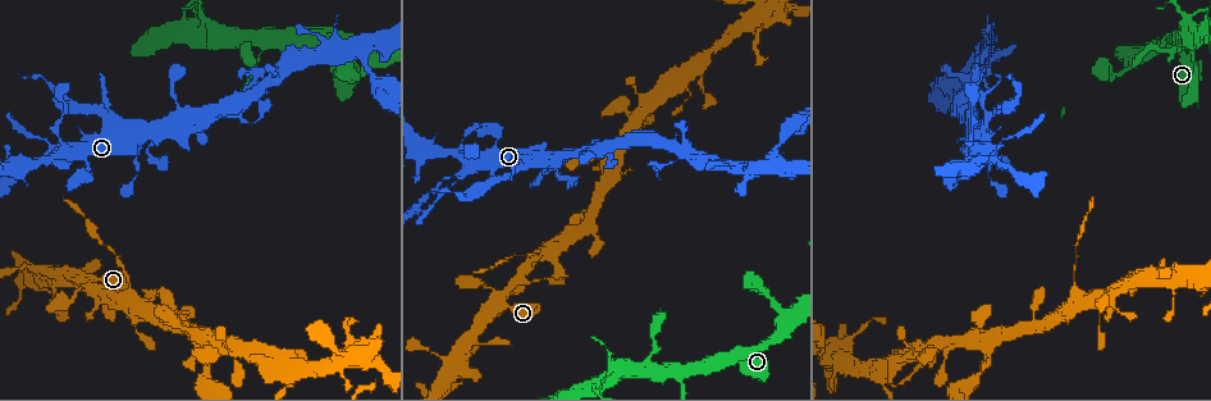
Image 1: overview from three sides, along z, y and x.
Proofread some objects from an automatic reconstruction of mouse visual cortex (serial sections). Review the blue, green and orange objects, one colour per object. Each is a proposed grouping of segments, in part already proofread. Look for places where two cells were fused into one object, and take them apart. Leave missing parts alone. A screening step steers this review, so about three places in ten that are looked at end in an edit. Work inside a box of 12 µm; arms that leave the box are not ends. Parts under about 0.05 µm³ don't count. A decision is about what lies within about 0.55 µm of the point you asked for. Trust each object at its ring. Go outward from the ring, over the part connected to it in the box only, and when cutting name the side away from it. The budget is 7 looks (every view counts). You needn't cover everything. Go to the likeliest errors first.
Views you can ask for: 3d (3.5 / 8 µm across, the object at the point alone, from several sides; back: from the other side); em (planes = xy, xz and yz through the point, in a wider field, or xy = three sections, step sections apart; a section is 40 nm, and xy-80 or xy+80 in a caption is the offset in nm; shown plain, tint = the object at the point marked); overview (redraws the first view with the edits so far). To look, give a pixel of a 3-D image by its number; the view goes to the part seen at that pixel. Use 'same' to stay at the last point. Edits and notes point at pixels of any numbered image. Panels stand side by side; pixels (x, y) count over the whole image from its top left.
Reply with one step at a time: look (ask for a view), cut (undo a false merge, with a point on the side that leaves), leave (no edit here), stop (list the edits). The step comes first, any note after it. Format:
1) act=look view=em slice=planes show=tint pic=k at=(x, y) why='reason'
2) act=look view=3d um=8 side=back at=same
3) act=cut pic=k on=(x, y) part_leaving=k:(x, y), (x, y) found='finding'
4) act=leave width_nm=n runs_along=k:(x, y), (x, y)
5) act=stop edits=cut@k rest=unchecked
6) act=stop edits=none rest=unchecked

act=look view=3d um=3.5 pic=1 at=(63, 152)

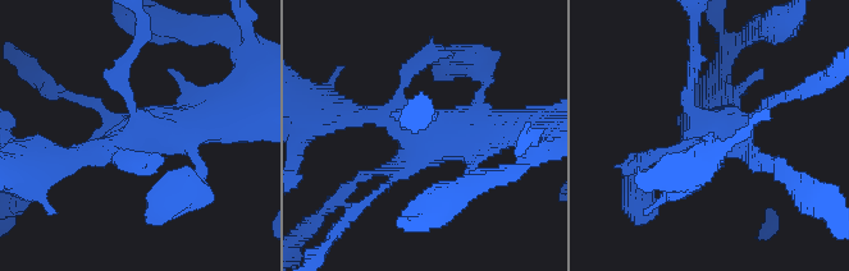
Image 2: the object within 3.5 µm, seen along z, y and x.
act=look view=em slice=xy step=1 show=tint pic=2 at=(423, 141) why='shape alone is not enough'

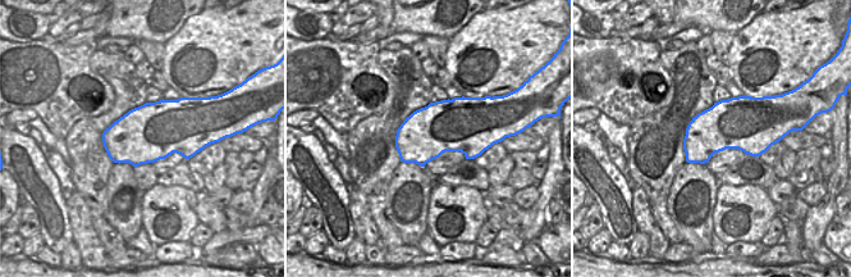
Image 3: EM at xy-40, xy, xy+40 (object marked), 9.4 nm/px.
act=look view=em slice=xy step=3 show=tint at=same why='cut it another way'

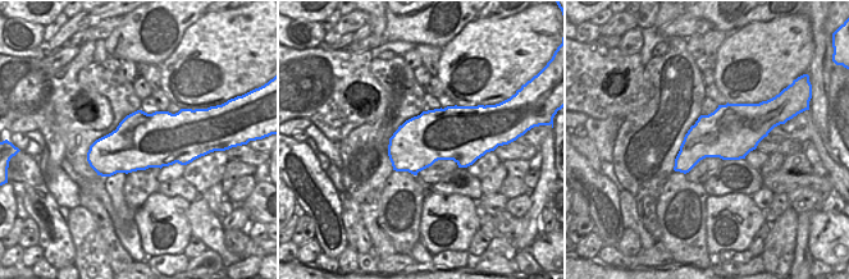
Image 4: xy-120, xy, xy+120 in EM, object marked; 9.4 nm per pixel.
act=leave runs_along=2:(229, 120), (138, 132), (64, 160) found='all the same cell'

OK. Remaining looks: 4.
act=look view=3d um=3.5 pic=1 at=(1108, 288) why='narrows sharply'

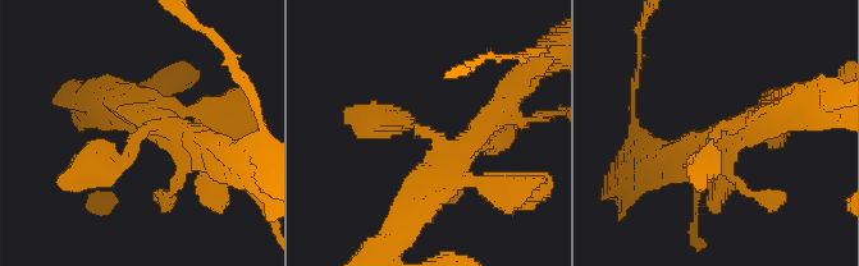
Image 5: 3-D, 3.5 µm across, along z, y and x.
act=look view=em slice=xy step=5 show=tint pic=5 at=(714, 135)

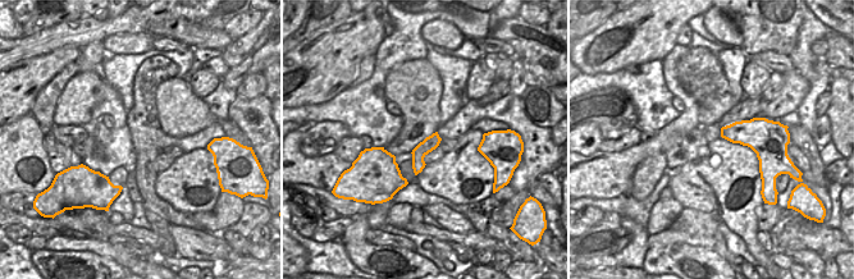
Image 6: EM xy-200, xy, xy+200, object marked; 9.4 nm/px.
act=look view=em slice=xy step=2 show=tint at=same why='another direction'

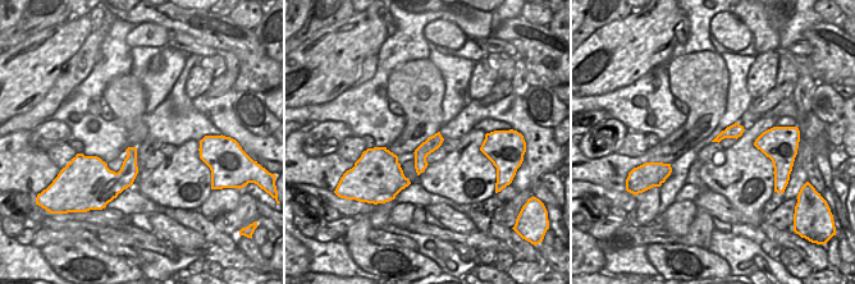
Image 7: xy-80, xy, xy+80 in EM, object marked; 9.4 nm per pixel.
act=leave arm_widths_nm=300,300,350 runs_along=7:(438, 137), (420, 155), (419, 169) found='continuous, no second cell'

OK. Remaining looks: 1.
act=look view=3d um=3.5 pic=1 at=(1177, 48) why='a narrow waist'

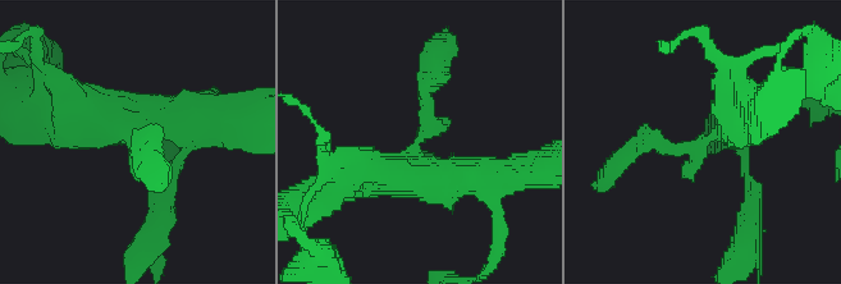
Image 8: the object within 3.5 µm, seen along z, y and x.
act=leave runs_along=8:(739, 120), (695, 149), (630, 149) found='one cell here'

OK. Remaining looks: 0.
act=stop edits=none rest=unchecked

